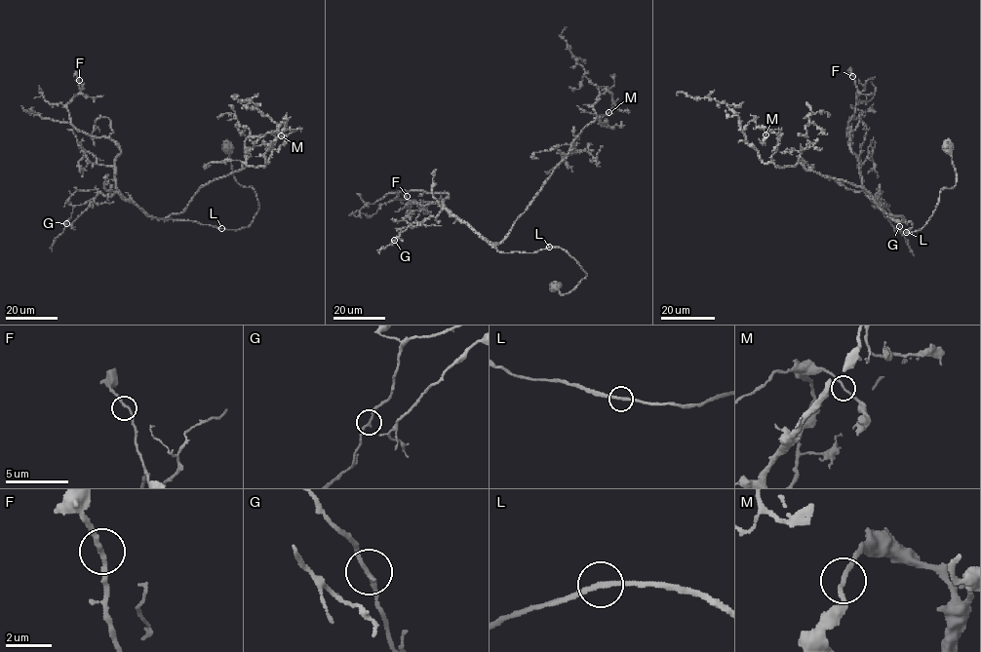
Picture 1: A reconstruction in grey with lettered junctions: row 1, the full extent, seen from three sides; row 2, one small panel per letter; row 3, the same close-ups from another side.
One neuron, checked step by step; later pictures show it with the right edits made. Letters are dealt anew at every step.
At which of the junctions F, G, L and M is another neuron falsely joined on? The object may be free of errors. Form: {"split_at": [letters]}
{"split_at": []}

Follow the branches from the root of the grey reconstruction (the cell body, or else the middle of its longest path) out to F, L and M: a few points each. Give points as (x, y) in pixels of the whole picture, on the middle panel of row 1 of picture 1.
F: (553, 287), (566, 294), (587, 276), (565, 250), (502, 253), (443, 205), (447, 194), (395, 199), (407, 196)
L: (553, 287), (566, 294), (587, 274), (565, 250), (549, 247)
M: (553, 287), (566, 294), (587, 276), (565, 250), (493, 246), (580, 132), (608, 112)

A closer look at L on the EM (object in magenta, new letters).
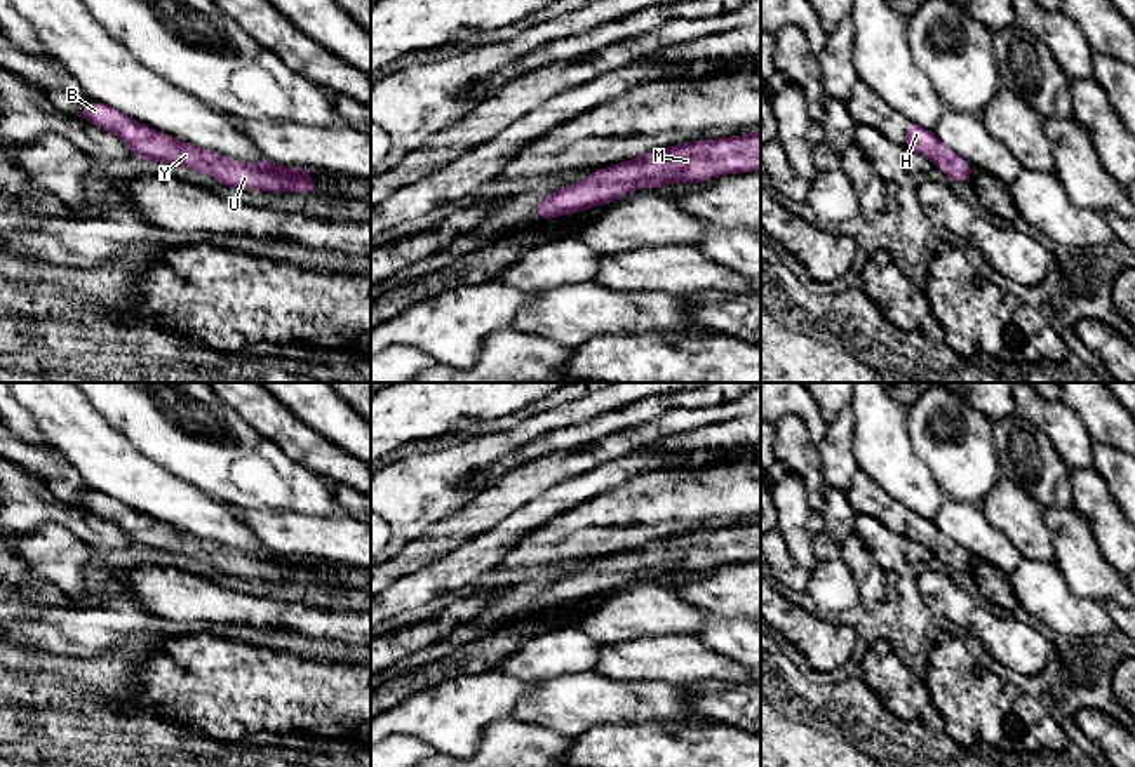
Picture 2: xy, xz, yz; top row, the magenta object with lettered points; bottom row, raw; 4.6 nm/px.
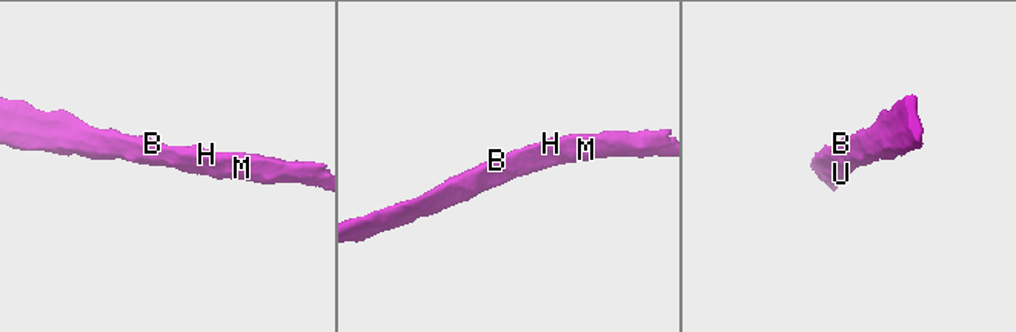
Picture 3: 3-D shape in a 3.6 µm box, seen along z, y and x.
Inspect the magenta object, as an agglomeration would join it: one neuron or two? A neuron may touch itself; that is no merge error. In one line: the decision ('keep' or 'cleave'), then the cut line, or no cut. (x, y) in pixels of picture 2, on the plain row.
keep | no cut

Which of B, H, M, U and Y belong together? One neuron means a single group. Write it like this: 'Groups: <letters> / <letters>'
Groups: B H M U Y

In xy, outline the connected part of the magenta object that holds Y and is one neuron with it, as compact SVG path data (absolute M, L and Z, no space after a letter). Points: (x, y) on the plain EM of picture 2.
M89 490L77 506L96 517L117 524L132 541L134 548L185 555L211 564L218 572L238 579L299 581L313 583L317 572L308 565L312 558L277 557L266 546L261 553L240 553L211 539L183 532L155 522L122 504L118 499Z

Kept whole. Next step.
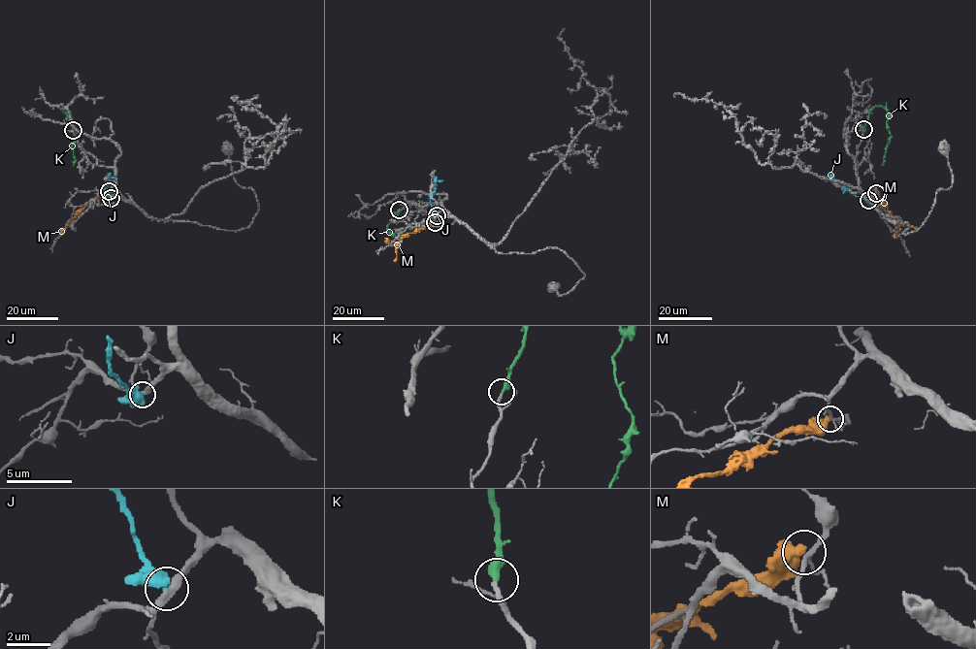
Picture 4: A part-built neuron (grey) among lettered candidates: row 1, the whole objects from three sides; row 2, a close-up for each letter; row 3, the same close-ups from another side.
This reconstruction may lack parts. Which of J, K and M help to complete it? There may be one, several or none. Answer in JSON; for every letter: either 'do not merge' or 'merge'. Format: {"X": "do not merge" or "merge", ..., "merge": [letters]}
{"J": "do not merge", "K": "merge", "M": "do not merge", "merge": ["K"]}

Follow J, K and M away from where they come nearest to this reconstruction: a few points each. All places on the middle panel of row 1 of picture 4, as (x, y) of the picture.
J: (437, 215), (430, 194), (436, 181), (442, 180)
K: (399, 210), (387, 229), (402, 235), (398, 232), (400, 228)
M: (436, 222), (406, 235), (395, 244), (386, 239)

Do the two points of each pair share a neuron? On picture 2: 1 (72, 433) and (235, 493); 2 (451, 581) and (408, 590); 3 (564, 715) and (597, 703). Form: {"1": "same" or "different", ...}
{"1": "different", "2": "same", "3": "same"}

